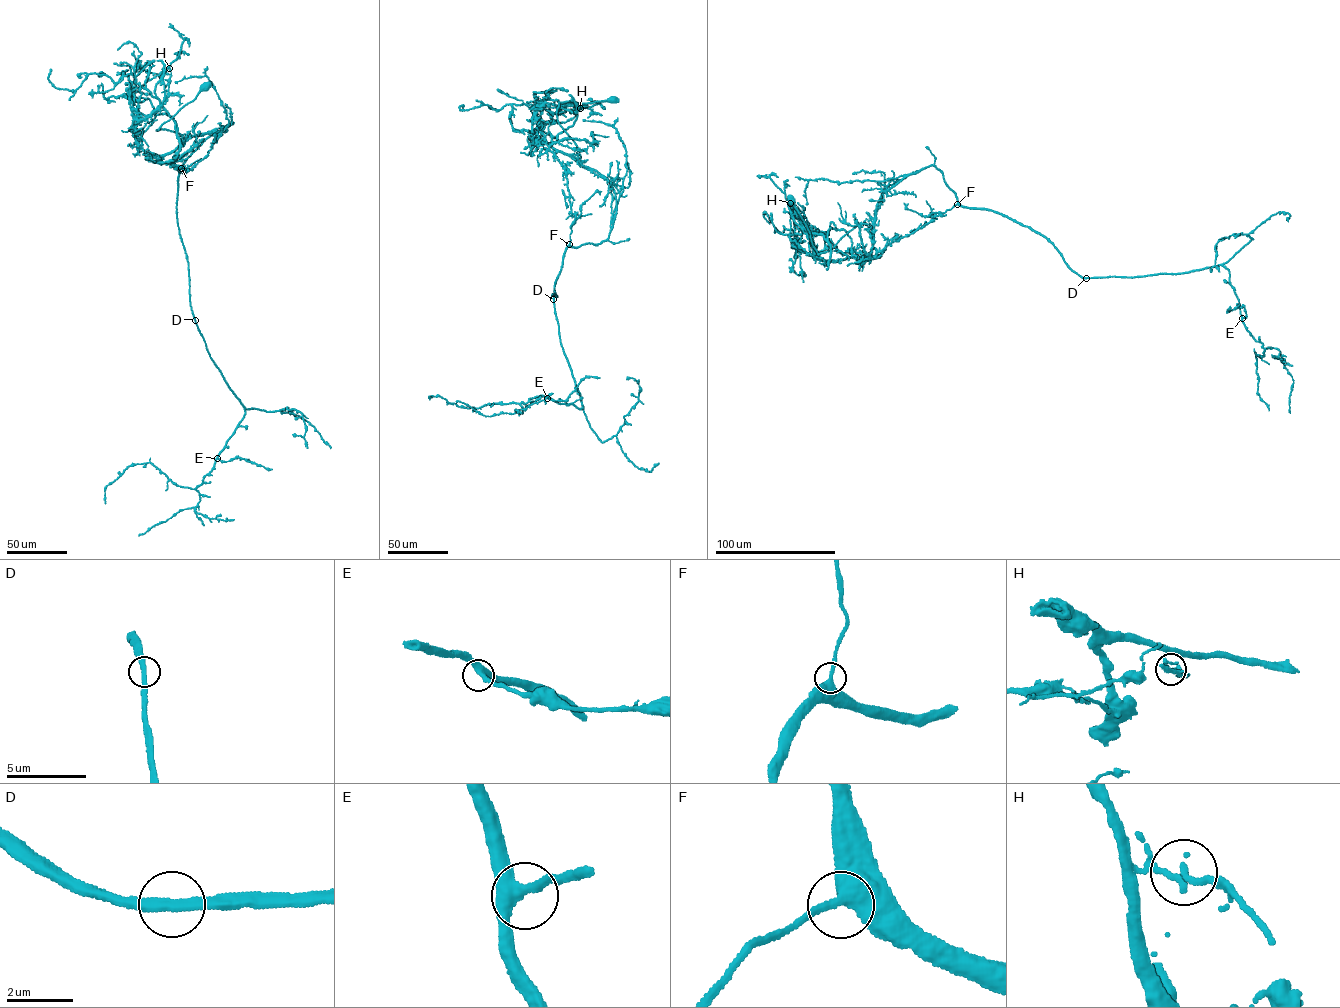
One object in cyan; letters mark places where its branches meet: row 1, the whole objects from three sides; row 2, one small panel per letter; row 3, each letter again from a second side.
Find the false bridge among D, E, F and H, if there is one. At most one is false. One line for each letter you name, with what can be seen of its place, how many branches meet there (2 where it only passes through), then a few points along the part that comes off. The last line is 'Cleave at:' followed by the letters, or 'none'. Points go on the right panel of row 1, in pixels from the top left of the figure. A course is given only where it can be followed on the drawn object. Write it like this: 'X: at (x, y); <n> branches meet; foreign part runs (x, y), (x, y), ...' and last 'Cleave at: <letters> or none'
H: at (790, 203); 2 branches meet; foreign part runs (789, 203), (802, 231), (827, 241), (835, 225), (830, 223), (824, 250), (809, 244)
Cleave at: H

